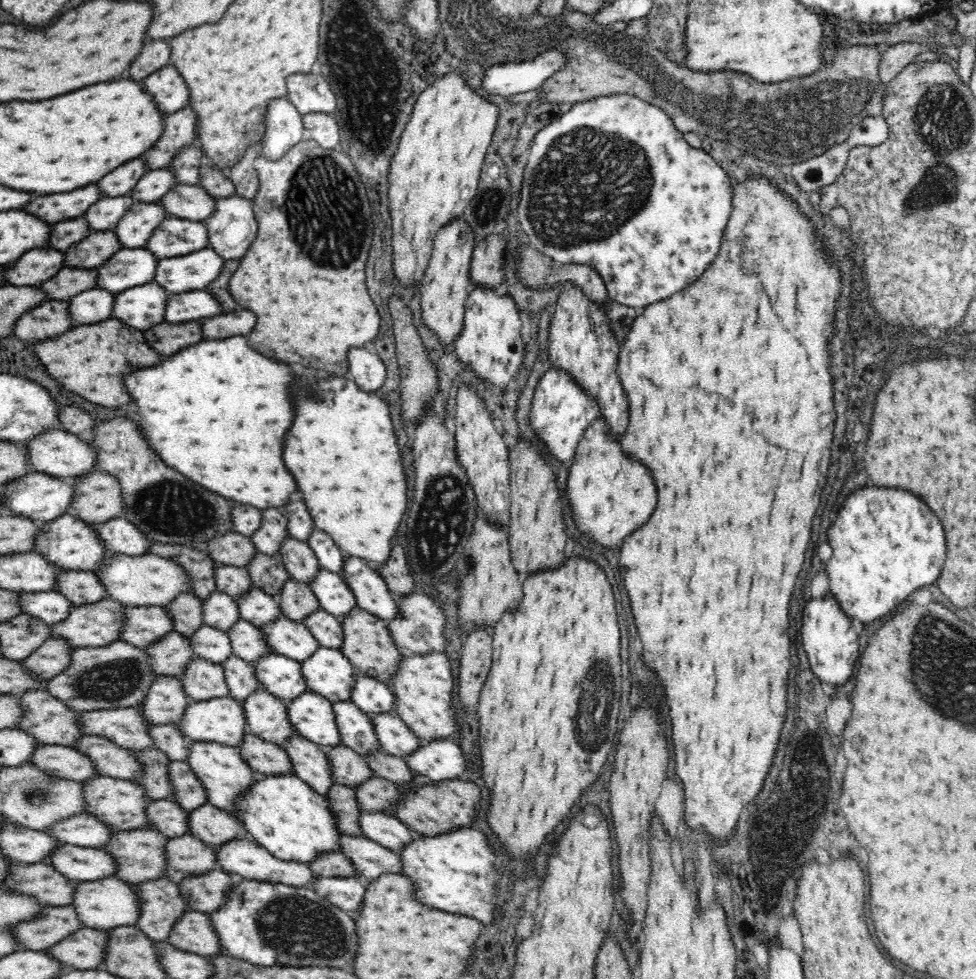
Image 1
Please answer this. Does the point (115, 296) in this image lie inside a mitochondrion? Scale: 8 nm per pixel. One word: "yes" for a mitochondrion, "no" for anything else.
no

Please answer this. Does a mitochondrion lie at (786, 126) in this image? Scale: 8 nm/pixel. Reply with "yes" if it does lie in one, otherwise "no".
yes

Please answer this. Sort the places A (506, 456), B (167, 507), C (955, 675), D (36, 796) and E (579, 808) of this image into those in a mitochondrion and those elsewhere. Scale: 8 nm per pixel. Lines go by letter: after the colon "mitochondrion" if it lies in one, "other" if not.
A: other
B: mitochondrion
C: mitochondrion
D: mitochondrion
E: other

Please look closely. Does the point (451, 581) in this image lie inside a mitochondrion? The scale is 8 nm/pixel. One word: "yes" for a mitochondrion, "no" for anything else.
yes

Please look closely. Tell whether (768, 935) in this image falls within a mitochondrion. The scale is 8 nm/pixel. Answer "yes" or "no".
no

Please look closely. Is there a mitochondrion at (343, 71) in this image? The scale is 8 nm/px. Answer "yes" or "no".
no

